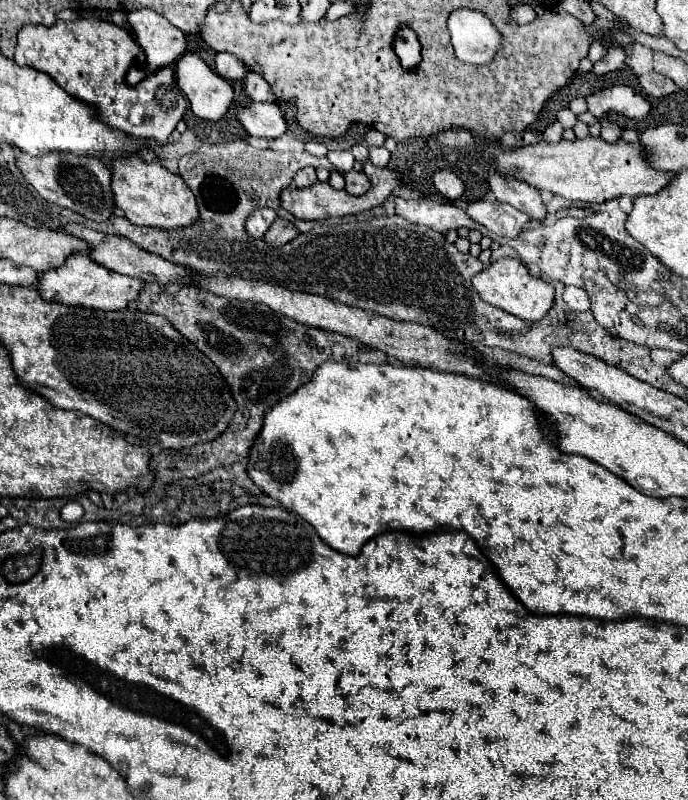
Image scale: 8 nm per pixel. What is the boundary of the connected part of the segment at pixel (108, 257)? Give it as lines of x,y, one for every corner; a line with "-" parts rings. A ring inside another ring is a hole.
71,223
65,227
67,233
75,235
75,237
81,237
83,241
89,243
89,257
115,271
115,273
121,273
121,275
127,275
127,277
137,277
137,279
143,279
143,281
155,281
159,285
165,285
165,283
181,283
181,285
189,285
191,283
191,271
181,267
181,265
175,265
175,263
169,263
165,259
161,259
159,255
153,255
153,253
147,253
143,249
139,249
135,243
131,243
129,239
125,237
117,237
117,235
103,235
103,233
97,233
93,229
87,229
83,225
77,225
77,223

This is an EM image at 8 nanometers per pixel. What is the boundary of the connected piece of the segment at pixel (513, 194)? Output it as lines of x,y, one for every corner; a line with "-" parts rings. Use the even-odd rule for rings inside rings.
503,175
489,177
489,187
497,201
509,203
519,211
525,211
537,221
545,219
547,211
541,201
541,193
535,187
529,187
527,183
517,181
517,179
505,179

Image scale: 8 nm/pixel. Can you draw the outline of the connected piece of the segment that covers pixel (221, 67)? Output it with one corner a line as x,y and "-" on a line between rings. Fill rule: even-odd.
217,53
215,69
221,77
227,77
229,81
239,81
249,71
237,57
233,57
229,53

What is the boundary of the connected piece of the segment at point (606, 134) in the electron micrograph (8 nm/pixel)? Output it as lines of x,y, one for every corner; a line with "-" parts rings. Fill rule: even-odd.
601,119
601,139
607,141
607,143
617,143
619,141
619,135
621,135
621,129
607,121
607,119

